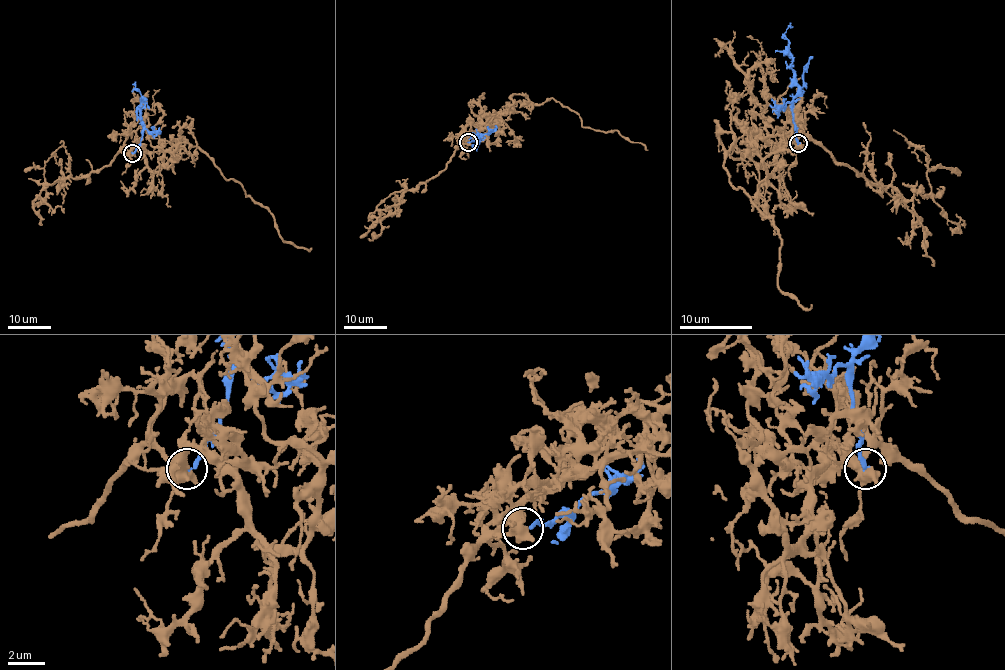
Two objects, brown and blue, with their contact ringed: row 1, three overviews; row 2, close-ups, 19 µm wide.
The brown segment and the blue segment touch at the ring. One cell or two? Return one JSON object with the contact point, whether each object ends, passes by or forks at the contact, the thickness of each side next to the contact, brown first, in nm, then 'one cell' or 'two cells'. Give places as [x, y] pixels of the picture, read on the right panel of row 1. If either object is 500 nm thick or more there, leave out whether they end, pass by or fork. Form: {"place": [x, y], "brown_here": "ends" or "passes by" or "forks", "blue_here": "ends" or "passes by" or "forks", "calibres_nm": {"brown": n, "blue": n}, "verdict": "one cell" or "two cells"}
{"place": [798, 143], "brown_here": "forks", "blue_here": "ends", "calibres_nm": {"brown": 480, "blue": 220}, "verdict": "one cell"}

